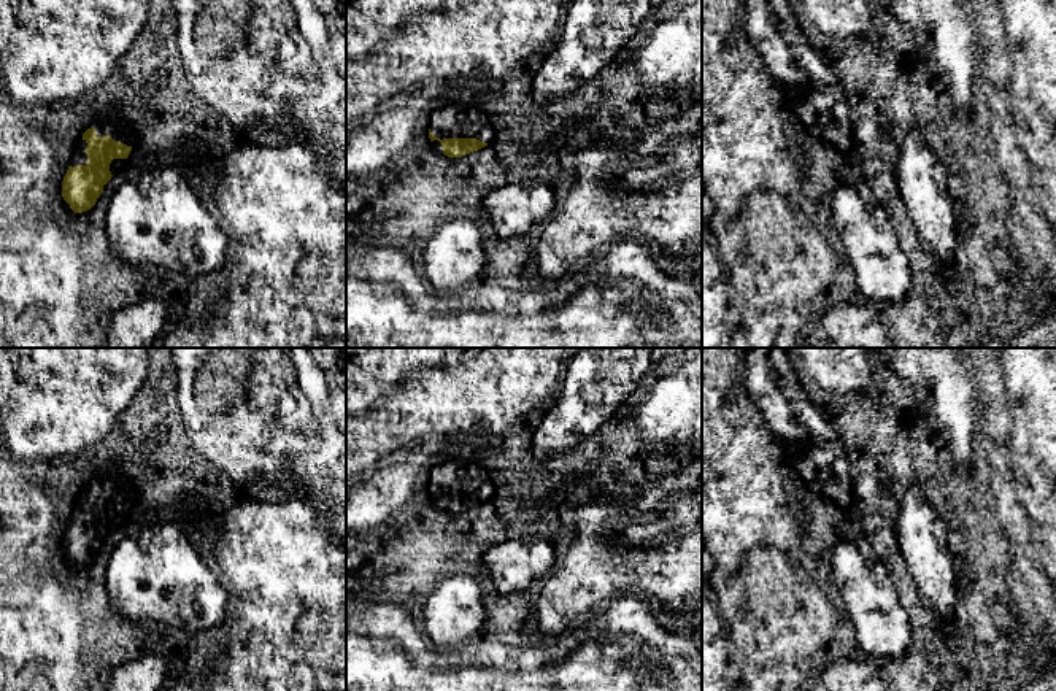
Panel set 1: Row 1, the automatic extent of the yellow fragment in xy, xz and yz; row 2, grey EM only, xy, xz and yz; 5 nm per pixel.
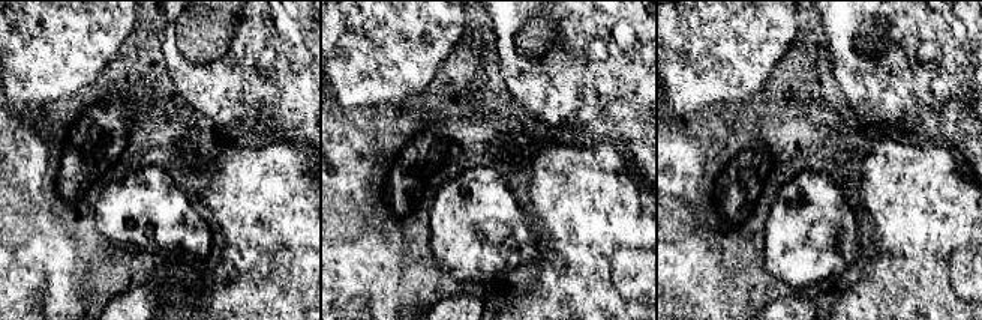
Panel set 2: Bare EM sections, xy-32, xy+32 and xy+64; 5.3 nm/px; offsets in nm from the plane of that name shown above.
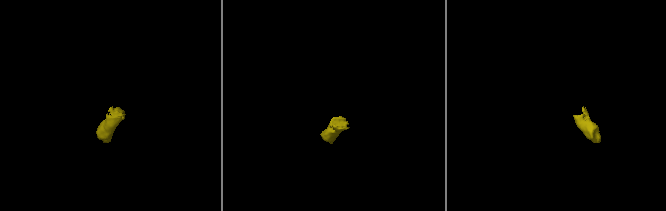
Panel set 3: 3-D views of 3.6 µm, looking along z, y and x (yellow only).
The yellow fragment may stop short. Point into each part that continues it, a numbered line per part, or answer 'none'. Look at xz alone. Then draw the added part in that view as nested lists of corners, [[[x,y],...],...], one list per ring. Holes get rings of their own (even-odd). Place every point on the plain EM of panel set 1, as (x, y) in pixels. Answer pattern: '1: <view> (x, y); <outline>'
1: xz (458, 477); [[[459,459],[437,465],[429,477],[430,488],[443,494],[476,494],[489,499],[494,484],[486,469],[472,459]]]

